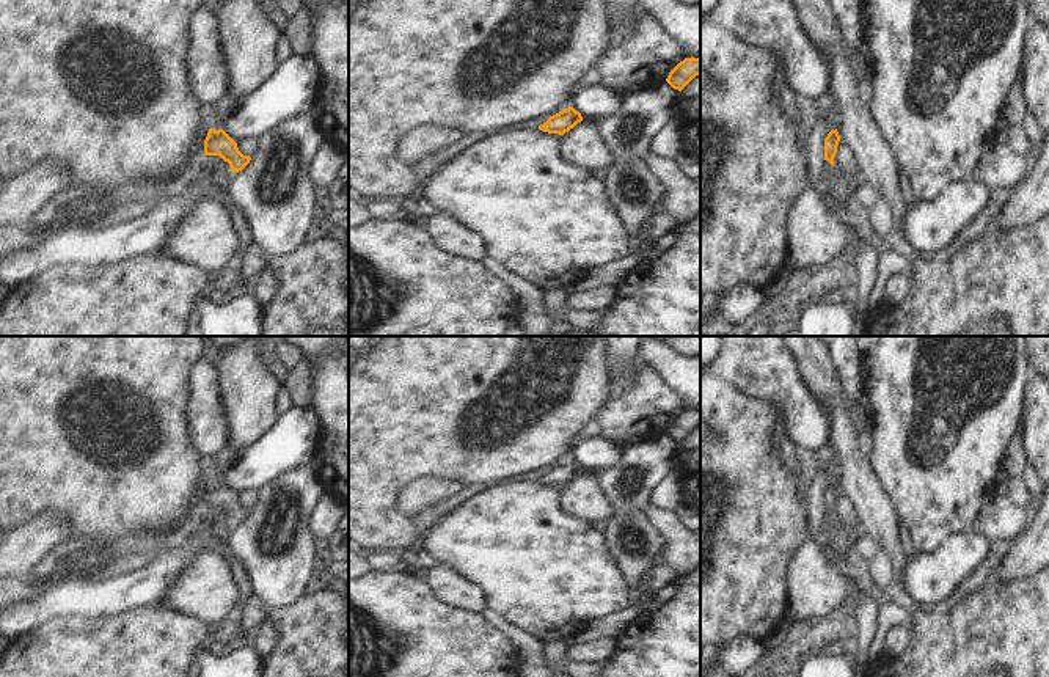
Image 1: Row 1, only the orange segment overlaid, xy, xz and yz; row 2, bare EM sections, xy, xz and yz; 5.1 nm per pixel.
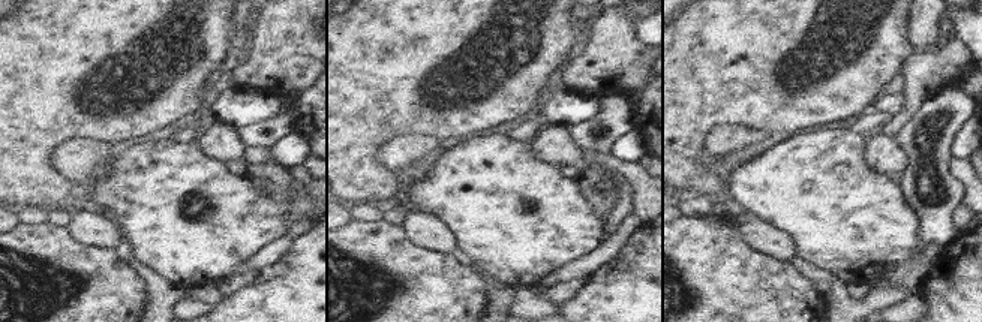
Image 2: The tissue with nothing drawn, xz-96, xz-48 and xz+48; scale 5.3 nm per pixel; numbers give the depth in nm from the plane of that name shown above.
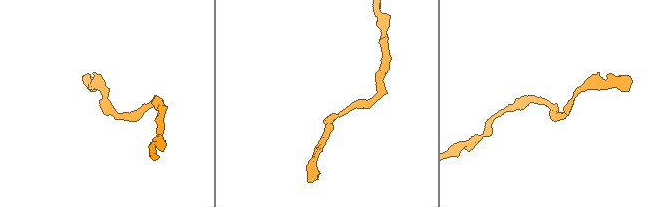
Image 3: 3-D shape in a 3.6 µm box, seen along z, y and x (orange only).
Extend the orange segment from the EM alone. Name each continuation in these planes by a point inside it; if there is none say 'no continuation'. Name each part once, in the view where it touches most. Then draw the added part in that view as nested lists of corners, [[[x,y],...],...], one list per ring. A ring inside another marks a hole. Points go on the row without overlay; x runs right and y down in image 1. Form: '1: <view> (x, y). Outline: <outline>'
no continuation

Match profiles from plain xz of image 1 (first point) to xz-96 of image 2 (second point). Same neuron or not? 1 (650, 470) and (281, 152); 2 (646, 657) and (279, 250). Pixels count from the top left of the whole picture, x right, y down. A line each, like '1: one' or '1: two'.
1: two
2: two

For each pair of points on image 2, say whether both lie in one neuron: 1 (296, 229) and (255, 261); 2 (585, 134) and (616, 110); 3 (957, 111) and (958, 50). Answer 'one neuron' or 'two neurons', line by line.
1: one neuron
2: one neuron
3: two neurons

